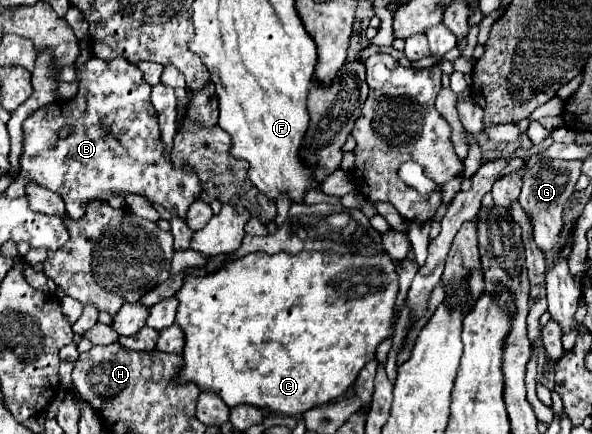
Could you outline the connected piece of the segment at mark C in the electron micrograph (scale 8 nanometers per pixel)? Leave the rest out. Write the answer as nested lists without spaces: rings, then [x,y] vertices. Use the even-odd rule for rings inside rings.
[[[252,252],[244,258],[232,260],[224,264],[218,272],[208,272],[206,276],[194,276],[188,274],[184,278],[184,284],[180,292],[176,294],[178,298],[178,314],[176,314],[176,324],[182,328],[186,336],[184,344],[184,366],[180,368],[176,382],[178,384],[196,384],[202,392],[214,392],[218,394],[228,408],[236,408],[240,404],[250,404],[256,408],[266,408],[272,414],[278,416],[300,416],[312,406],[328,404],[342,396],[356,380],[358,372],[364,368],[368,360],[374,358],[376,346],[388,336],[388,328],[392,324],[394,316],[394,300],[398,294],[398,276],[396,276],[396,264],[390,260],[388,254],[382,256],[334,256],[334,252],[300,252],[298,256],[290,254],[266,254],[266,252]]]

